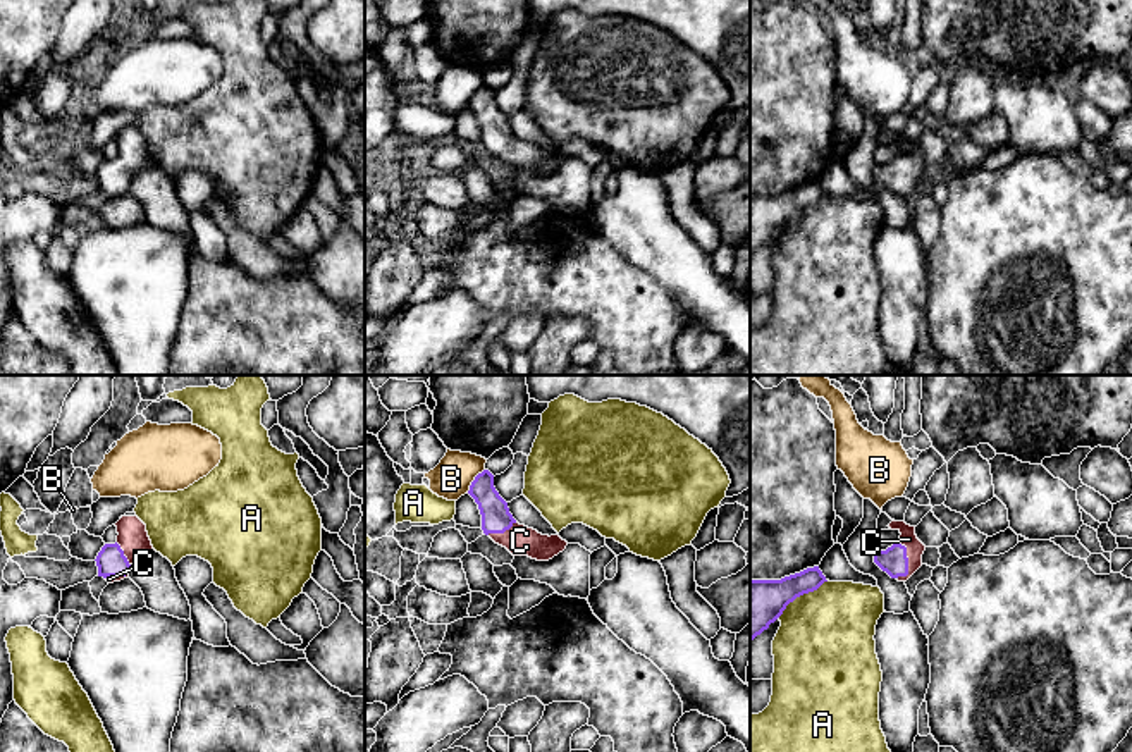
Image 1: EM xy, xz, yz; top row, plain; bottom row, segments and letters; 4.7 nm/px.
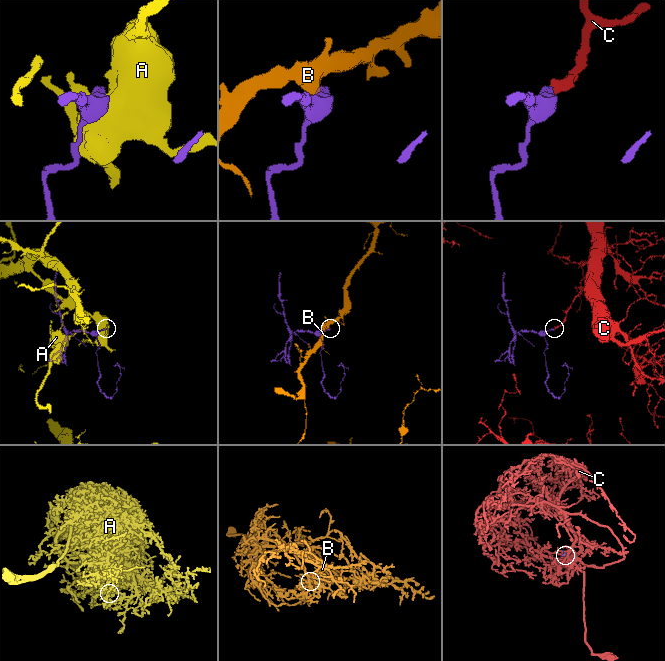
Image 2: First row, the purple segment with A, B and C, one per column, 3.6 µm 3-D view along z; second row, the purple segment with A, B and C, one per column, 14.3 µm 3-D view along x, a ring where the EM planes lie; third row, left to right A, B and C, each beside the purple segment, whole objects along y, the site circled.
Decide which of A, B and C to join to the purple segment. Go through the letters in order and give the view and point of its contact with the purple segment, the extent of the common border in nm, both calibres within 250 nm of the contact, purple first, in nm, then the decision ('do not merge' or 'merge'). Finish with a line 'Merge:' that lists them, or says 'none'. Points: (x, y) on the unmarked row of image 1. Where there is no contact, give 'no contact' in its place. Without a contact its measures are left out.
A: yz (802, 209) | 300 nm | 240/440 nm | do not merge
B: xz (473, 95) | 150 nm | 140/190 nm | do not merge
C: yz (907, 176) | 180 nm | 120/80 nm | merge
Merge: C

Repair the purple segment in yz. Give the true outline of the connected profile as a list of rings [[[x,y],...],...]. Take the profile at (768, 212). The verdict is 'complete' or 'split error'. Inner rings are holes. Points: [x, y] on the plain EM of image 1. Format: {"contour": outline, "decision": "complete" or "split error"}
{"contour": [[[819,181],[781,194],[750,194],[750,256],[774,237],[797,212],[817,205],[826,194]]], "decision": "complete"}

